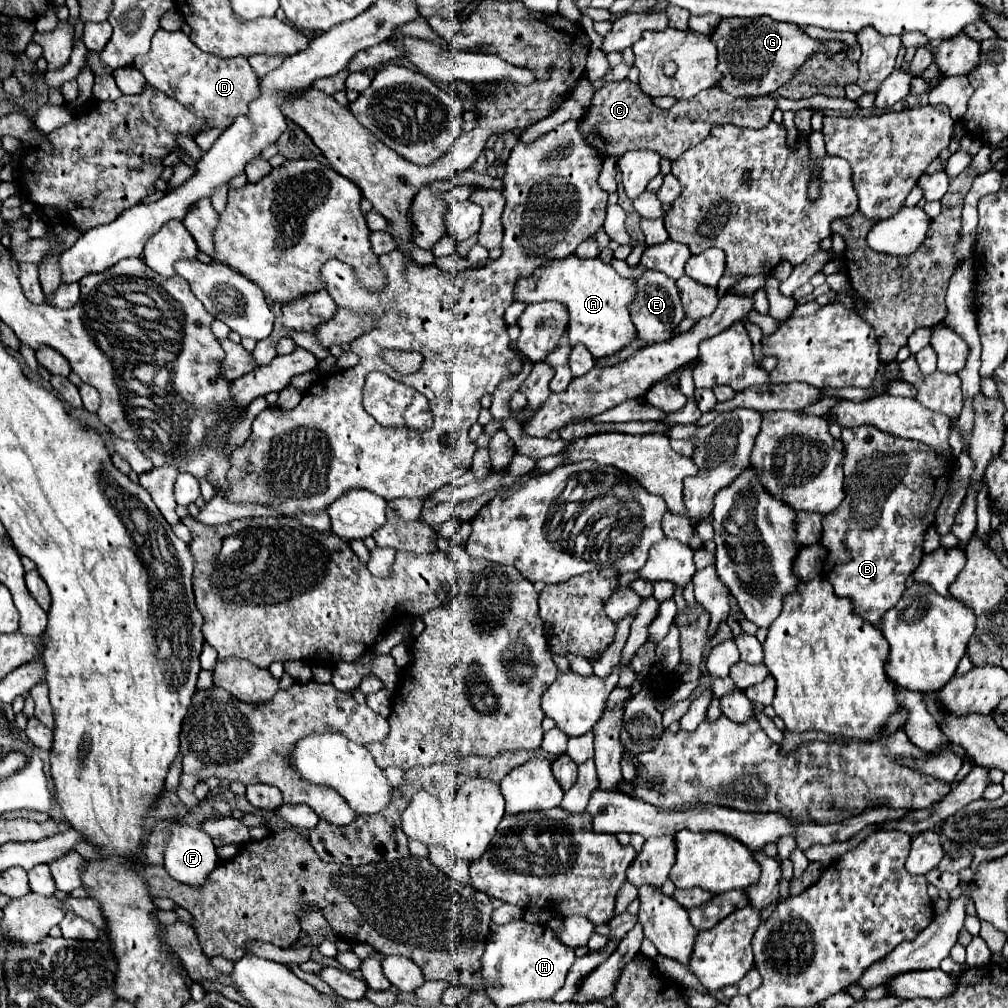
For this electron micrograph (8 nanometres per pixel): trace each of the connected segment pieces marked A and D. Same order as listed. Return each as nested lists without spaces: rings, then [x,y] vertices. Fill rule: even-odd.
[[[570,254],[570,258],[552,258],[550,262],[546,262],[546,266],[538,268],[530,278],[520,278],[514,290],[514,300],[524,304],[542,302],[542,300],[562,302],[570,314],[570,322],[568,322],[570,344],[572,346],[584,344],[594,358],[602,358],[602,356],[616,354],[636,338],[634,324],[628,314],[628,304],[634,300],[634,294],[636,294],[634,282],[622,278],[610,264],[602,262],[600,258],[580,258],[576,254]]]
[[[160,28],[152,38],[150,52],[134,58],[134,68],[144,74],[150,86],[166,92],[184,106],[192,104],[194,112],[216,128],[230,126],[236,116],[246,114],[248,104],[258,96],[258,76],[246,58],[218,58],[206,54],[192,44],[182,30],[168,32]]]

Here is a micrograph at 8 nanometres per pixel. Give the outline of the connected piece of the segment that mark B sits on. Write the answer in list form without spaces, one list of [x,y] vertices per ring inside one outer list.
[[[858,426],[858,430],[842,430],[842,442],[846,446],[844,458],[844,502],[824,518],[822,544],[828,548],[828,558],[824,562],[824,574],[834,586],[838,596],[848,596],[854,610],[868,622],[880,624],[882,616],[890,606],[902,598],[906,590],[906,580],[918,566],[922,558],[922,540],[928,526],[934,522],[934,514],[946,492],[952,466],[942,460],[930,446],[910,438],[890,436],[874,426]]]

